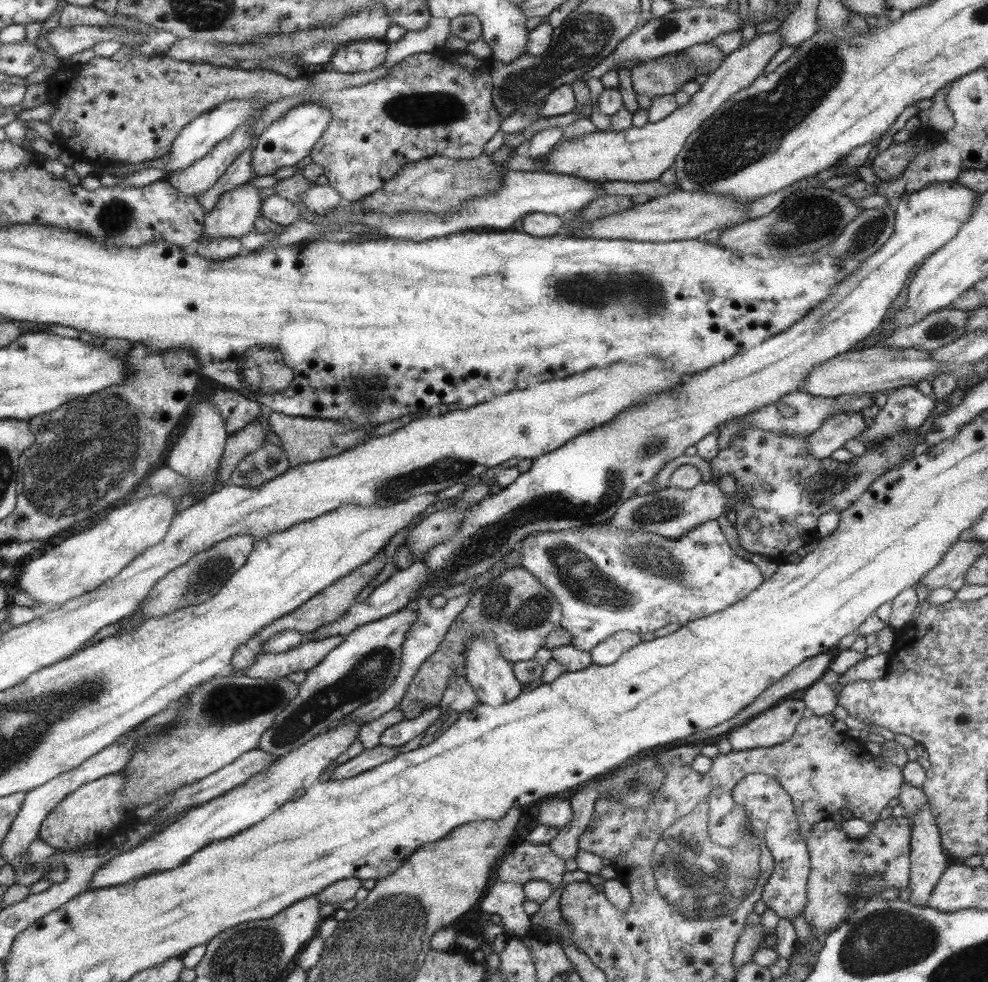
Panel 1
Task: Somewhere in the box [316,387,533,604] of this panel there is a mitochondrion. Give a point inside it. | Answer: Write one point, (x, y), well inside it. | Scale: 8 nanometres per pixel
(446, 469)

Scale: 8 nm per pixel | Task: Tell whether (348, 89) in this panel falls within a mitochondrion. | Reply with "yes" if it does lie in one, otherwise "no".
no

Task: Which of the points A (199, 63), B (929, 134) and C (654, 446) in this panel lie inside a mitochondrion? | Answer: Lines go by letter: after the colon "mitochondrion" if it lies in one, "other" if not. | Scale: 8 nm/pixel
A: other
B: other
C: mitochondrion

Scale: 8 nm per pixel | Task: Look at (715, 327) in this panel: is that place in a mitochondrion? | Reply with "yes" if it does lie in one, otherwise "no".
no

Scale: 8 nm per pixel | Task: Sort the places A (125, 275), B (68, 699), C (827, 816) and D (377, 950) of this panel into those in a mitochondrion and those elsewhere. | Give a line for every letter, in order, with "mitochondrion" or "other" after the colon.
A: other
B: mitochondrion
C: other
D: mitochondrion

